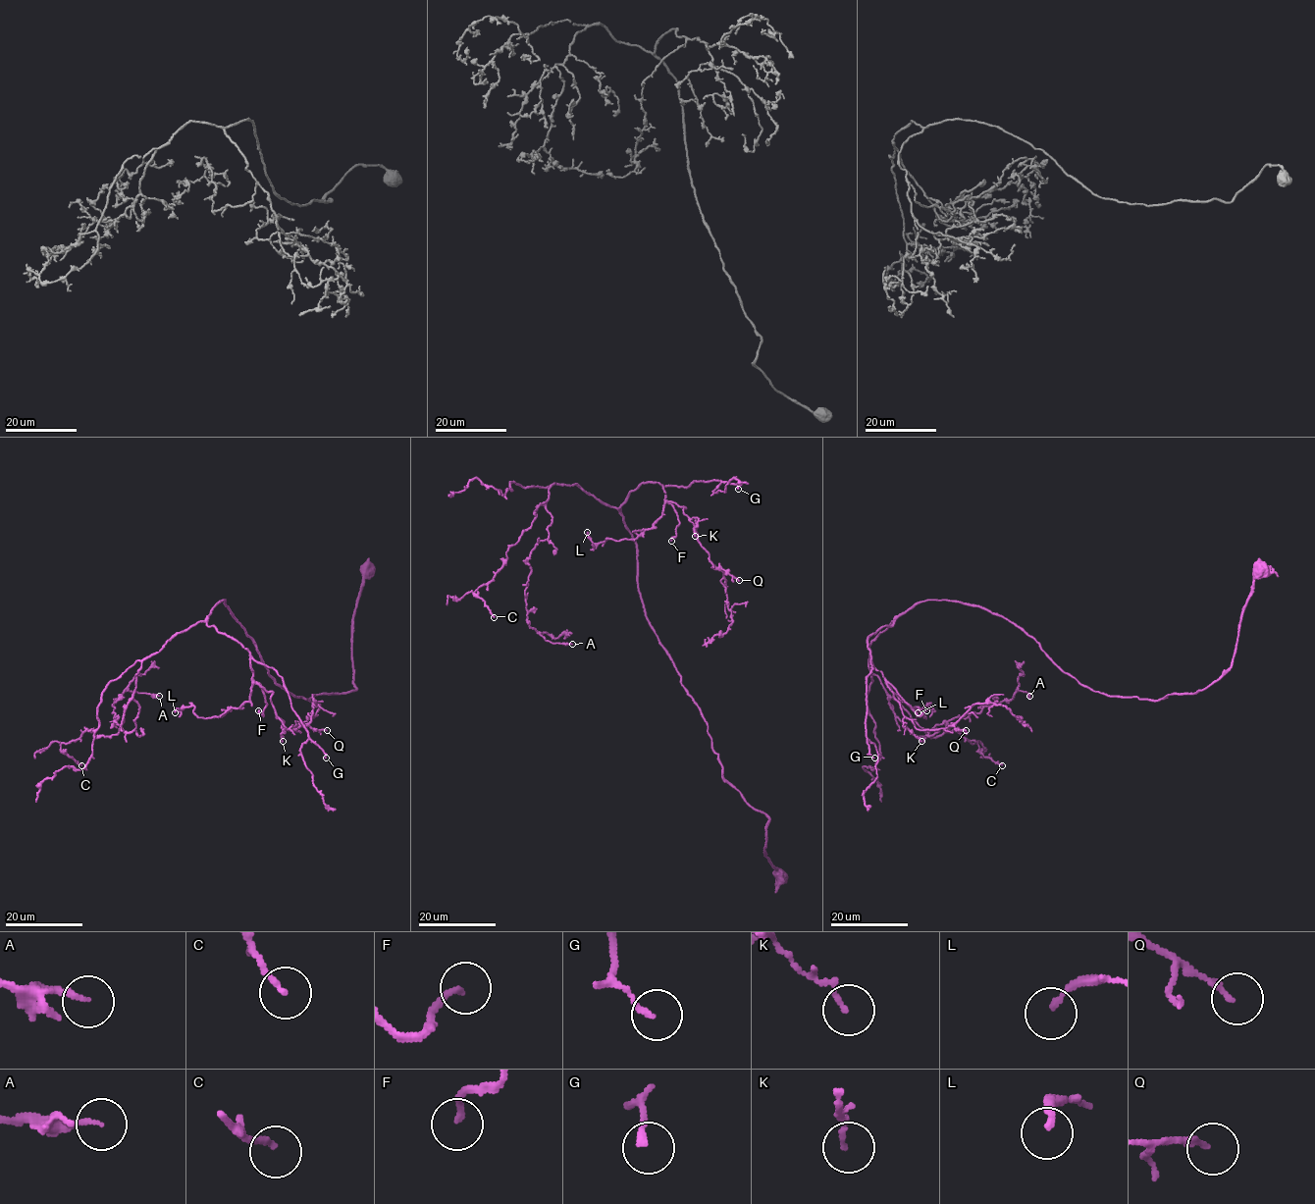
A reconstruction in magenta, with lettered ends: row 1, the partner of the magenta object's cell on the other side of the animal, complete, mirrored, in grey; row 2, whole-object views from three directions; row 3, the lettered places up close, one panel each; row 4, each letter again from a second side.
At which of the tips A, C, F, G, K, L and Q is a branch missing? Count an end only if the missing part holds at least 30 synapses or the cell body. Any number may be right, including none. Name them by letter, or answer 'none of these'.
F

